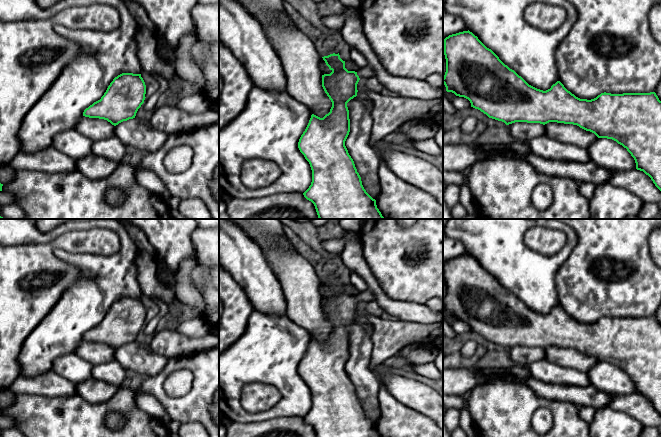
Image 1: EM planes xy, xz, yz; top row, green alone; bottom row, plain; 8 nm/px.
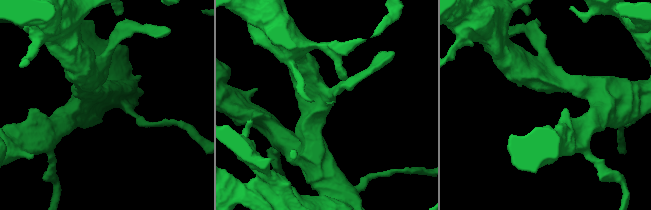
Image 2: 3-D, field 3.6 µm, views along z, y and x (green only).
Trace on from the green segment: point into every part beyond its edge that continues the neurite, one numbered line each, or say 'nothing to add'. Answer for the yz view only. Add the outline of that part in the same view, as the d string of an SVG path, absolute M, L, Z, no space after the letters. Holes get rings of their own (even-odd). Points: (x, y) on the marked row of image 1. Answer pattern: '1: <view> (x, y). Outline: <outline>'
nothing to add

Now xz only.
1: xz (367, 72). Outline: M367 65L364 68L360 68L357 71L357 75L359 76L360 79L371 78L371 77L375 77L375 71L372 67Z

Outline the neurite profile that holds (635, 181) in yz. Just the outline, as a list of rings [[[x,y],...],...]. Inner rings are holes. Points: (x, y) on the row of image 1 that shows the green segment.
[[[637,169],[611,171],[608,183],[627,189],[632,194],[638,196],[643,203],[661,203],[661,191],[643,171]]]

